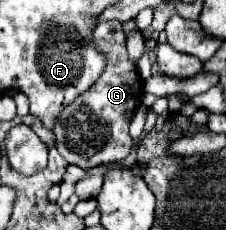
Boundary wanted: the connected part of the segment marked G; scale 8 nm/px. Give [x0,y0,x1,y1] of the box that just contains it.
[53,22,143,170]

